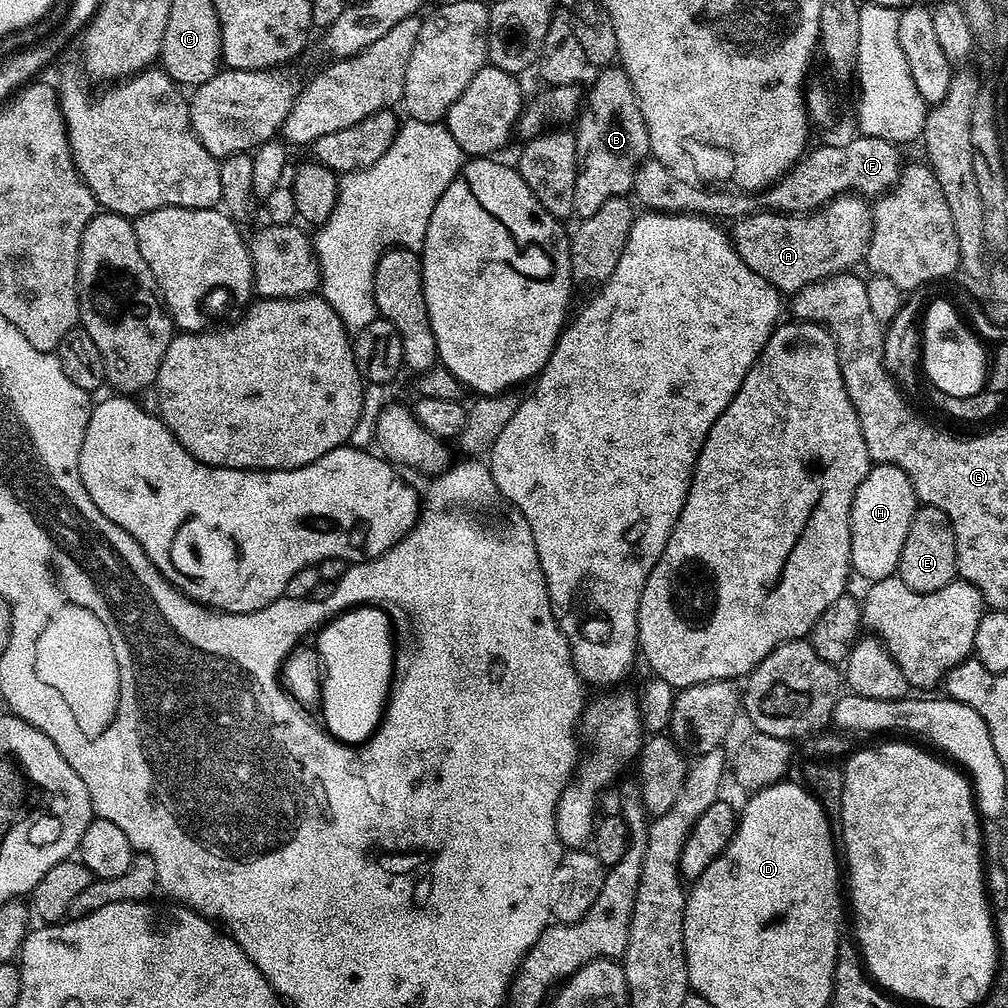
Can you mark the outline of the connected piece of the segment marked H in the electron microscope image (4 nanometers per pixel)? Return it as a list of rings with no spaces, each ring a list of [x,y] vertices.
[[[893,464],[869,467],[866,478],[856,488],[852,499],[850,522],[851,571],[867,582],[897,575],[902,558],[902,542],[918,507],[916,492],[906,473]]]

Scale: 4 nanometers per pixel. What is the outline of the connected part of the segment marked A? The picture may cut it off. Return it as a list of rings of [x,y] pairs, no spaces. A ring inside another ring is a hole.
[[[840,194],[836,199],[828,201],[814,212],[807,214],[785,214],[757,210],[750,216],[741,216],[730,228],[730,239],[736,245],[738,258],[750,266],[754,274],[766,278],[776,291],[781,294],[791,294],[827,276],[837,272],[855,269],[856,263],[863,261],[866,256],[866,237],[872,227],[872,208],[867,199],[856,194]]]

